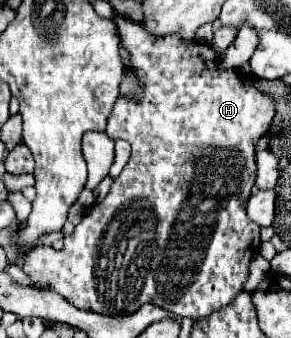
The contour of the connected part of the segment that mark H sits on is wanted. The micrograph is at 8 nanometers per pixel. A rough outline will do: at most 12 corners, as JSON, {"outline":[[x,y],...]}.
{"outline":[[116,16],[132,154],[24,272],[80,310],[200,320],[244,290],[274,102]]}

